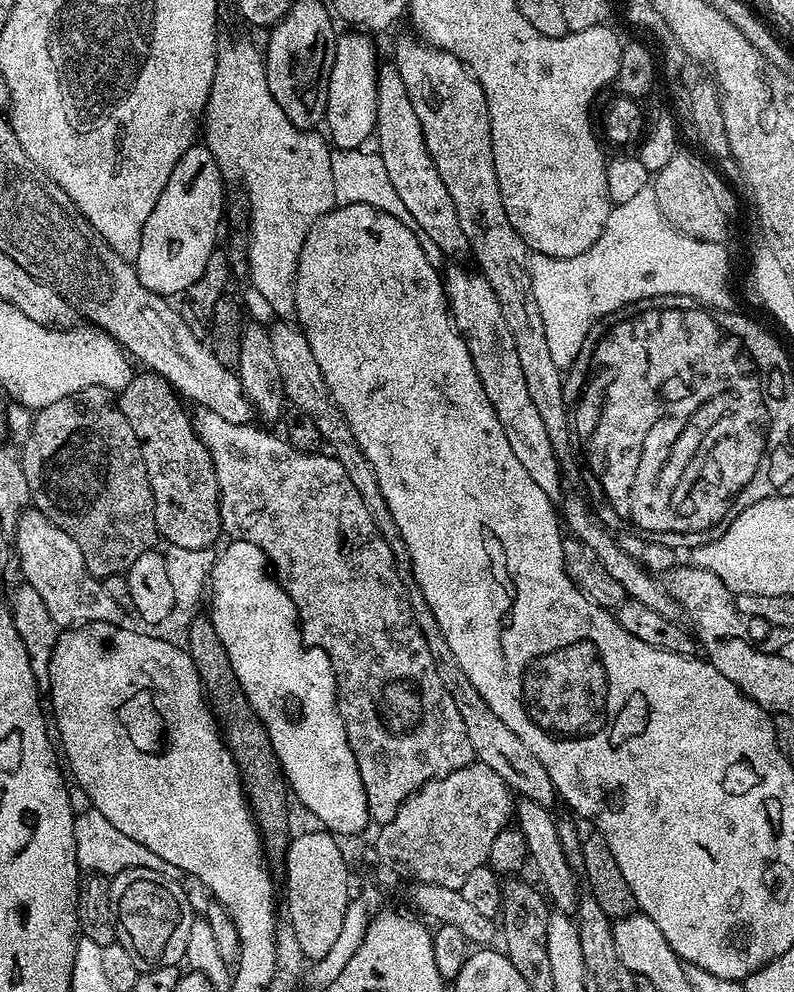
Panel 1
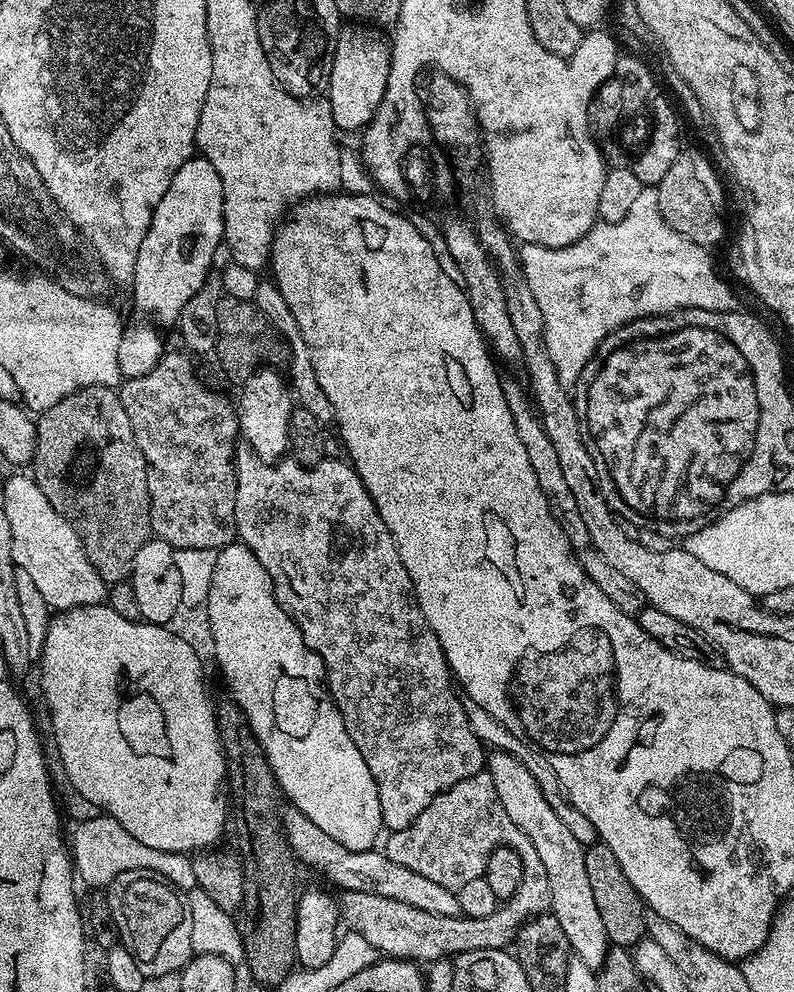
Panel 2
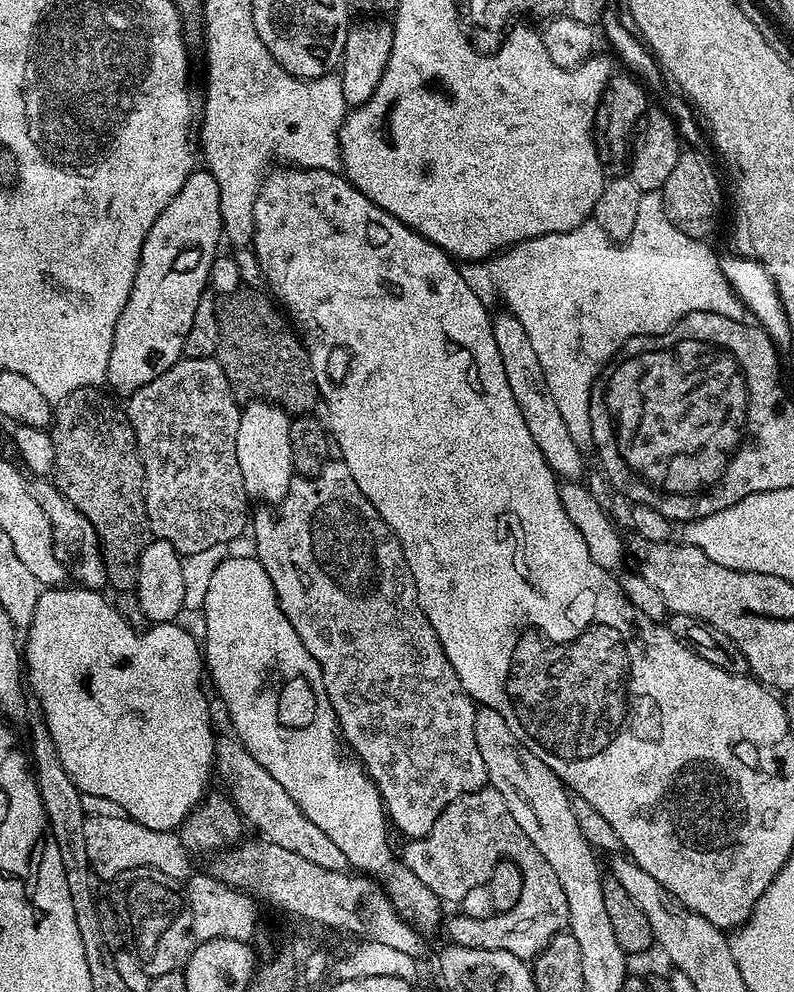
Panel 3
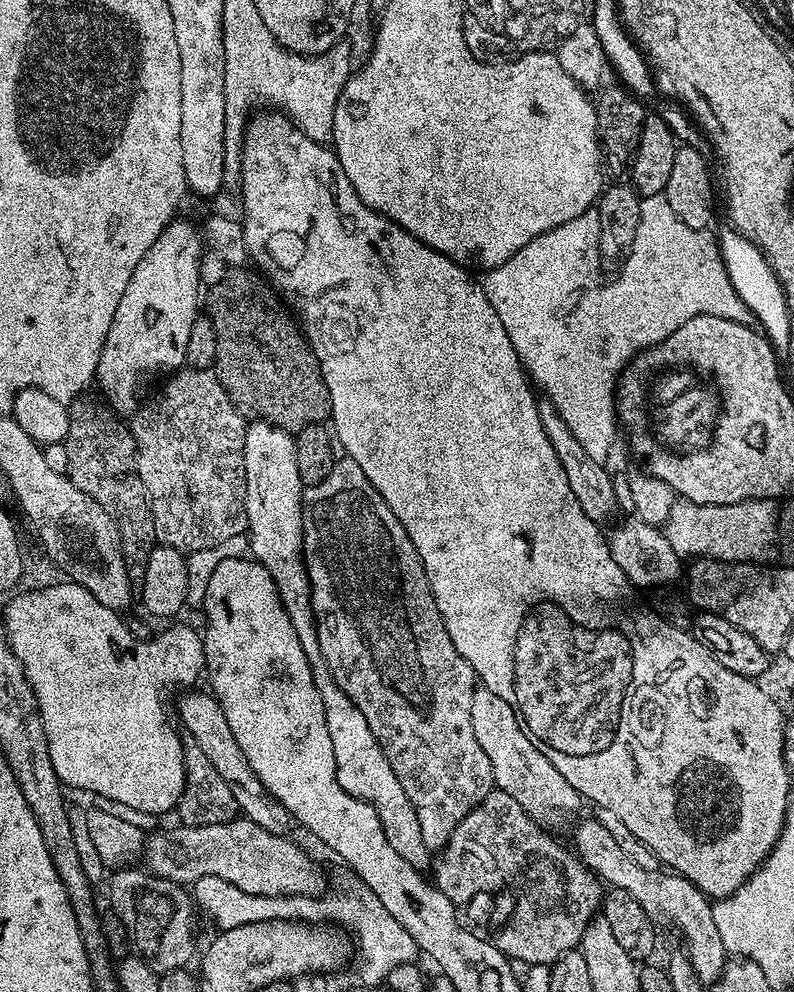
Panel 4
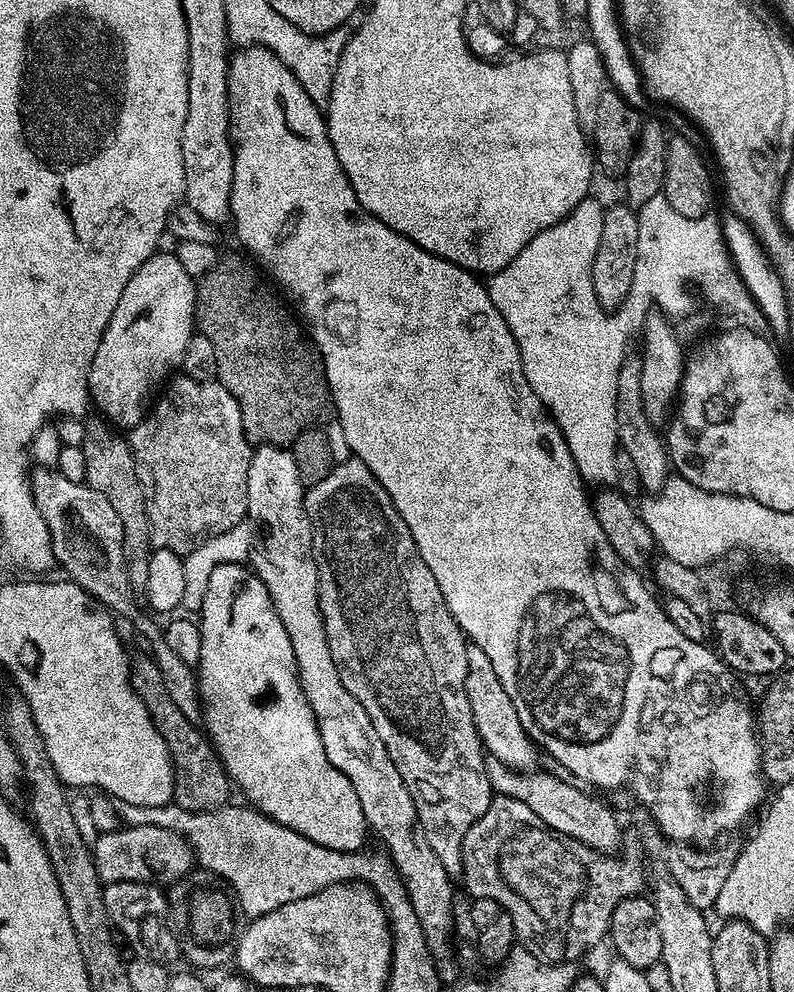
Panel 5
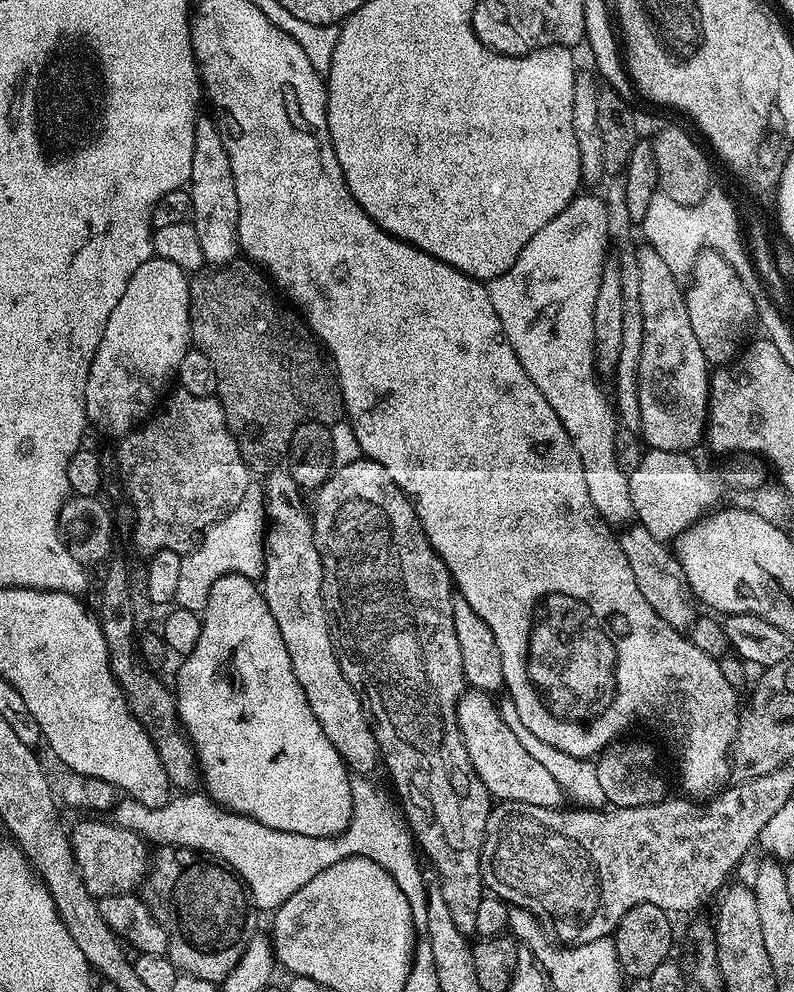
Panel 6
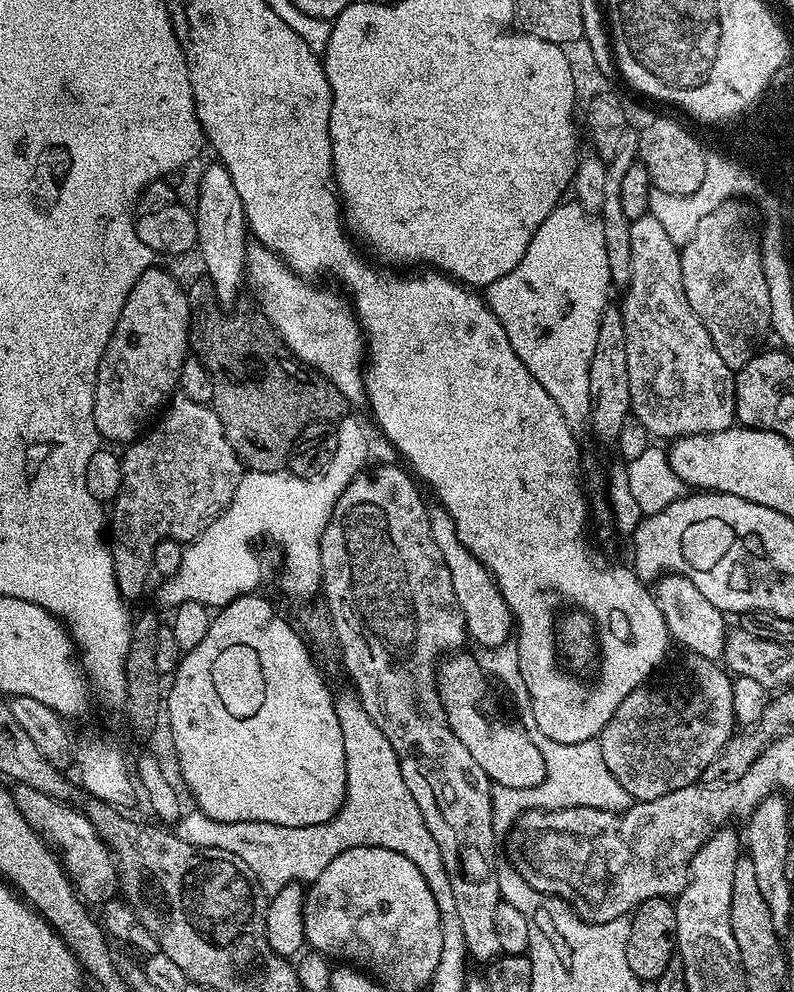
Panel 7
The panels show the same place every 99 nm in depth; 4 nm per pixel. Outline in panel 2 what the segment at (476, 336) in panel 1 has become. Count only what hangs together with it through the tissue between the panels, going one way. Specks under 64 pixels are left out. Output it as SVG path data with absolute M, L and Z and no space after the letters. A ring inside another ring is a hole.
M510 378L504 380L506 404L510 406L510 414L514 414L514 426L518 426L518 438L521 439L522 446L526 446L526 455L530 458L530 466L534 466L534 474L538 477L538 486L542 486L542 494L546 494L548 505L555 512L556 521L562 526L566 538L572 543L573 549L587 549L590 543L586 522L582 522L582 514L578 514L578 502L574 502L574 494L570 494L570 486L566 486L562 465L558 463L558 453L554 451L554 445L550 443L550 438L546 438L546 430L530 401L529 393L525 391L522 384L521 388L516 380L510 380Z

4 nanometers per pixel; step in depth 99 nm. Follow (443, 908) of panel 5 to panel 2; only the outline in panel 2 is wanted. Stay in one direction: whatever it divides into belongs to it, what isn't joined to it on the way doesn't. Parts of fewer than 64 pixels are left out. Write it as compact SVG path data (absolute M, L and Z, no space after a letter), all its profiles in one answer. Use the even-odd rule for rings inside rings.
M261 366L250 374L248 380L243 381L240 392L240 404L238 400L238 419L240 422L239 435L243 443L253 448L258 458L269 462L275 462L288 452L288 419L294 407L294 397L290 391L290 385L283 375L280 376L272 366Z

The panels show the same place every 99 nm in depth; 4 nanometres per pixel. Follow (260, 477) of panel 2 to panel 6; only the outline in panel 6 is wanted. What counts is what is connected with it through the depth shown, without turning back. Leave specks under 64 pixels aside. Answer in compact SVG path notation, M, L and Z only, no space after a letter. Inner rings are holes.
M361 458L349 464L341 463L328 477L328 481L318 489L315 496L317 496L316 512L314 508L312 530L316 537L318 554L322 558L324 609L327 610L328 619L332 625L332 641L336 644L342 674L346 674L350 686L359 694L360 702L370 717L370 727L376 733L376 743L379 744L380 751L383 753L383 763L388 763L388 772L392 775L393 782L400 787L401 801L399 800L399 803L403 805L402 812L406 817L406 823L419 851L423 855L424 852L428 855L428 860L432 863L437 878L440 879L438 890L442 894L442 898L446 898L446 906L450 906L450 918L454 918L454 926L458 926L458 930L462 933L475 933L474 921L478 915L478 902L482 902L482 898L486 895L482 878L482 846L486 834L486 822L492 813L494 798L486 790L482 778L478 778L478 774L466 754L466 746L462 742L462 734L456 717L456 707L460 696L466 691L466 681L462 670L462 650L458 650L458 634L454 634L452 575L449 574L448 567L442 562L439 554L430 546L420 525L420 519L416 516L416 507L412 505L407 494L396 485L394 478L390 478L390 474L386 474L386 466L378 466L378 462L367 458Z

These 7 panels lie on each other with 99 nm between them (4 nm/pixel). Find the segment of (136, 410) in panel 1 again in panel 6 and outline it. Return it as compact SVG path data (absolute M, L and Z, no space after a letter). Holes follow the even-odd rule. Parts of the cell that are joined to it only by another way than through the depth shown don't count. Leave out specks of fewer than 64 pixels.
M176 390L170 396L151 419L119 441L120 449L116 452L120 480L136 515L132 540L144 558L151 558L162 550L174 550L181 554L193 552L201 543L204 533L244 501L250 487L248 463L242 458L238 442L228 428L219 399L216 396L198 398L198 394L183 390Z

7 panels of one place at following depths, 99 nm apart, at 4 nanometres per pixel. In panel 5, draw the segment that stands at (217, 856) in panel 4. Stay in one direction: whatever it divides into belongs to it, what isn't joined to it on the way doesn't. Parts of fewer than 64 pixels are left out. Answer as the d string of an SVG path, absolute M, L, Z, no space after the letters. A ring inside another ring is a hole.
M121 826L112 832L101 832L95 837L91 845L92 861L98 870L98 878L104 884L114 882L142 882L157 886L171 886L178 880L184 879L194 868L192 847L184 837L179 836L174 830L166 830L162 826Z

